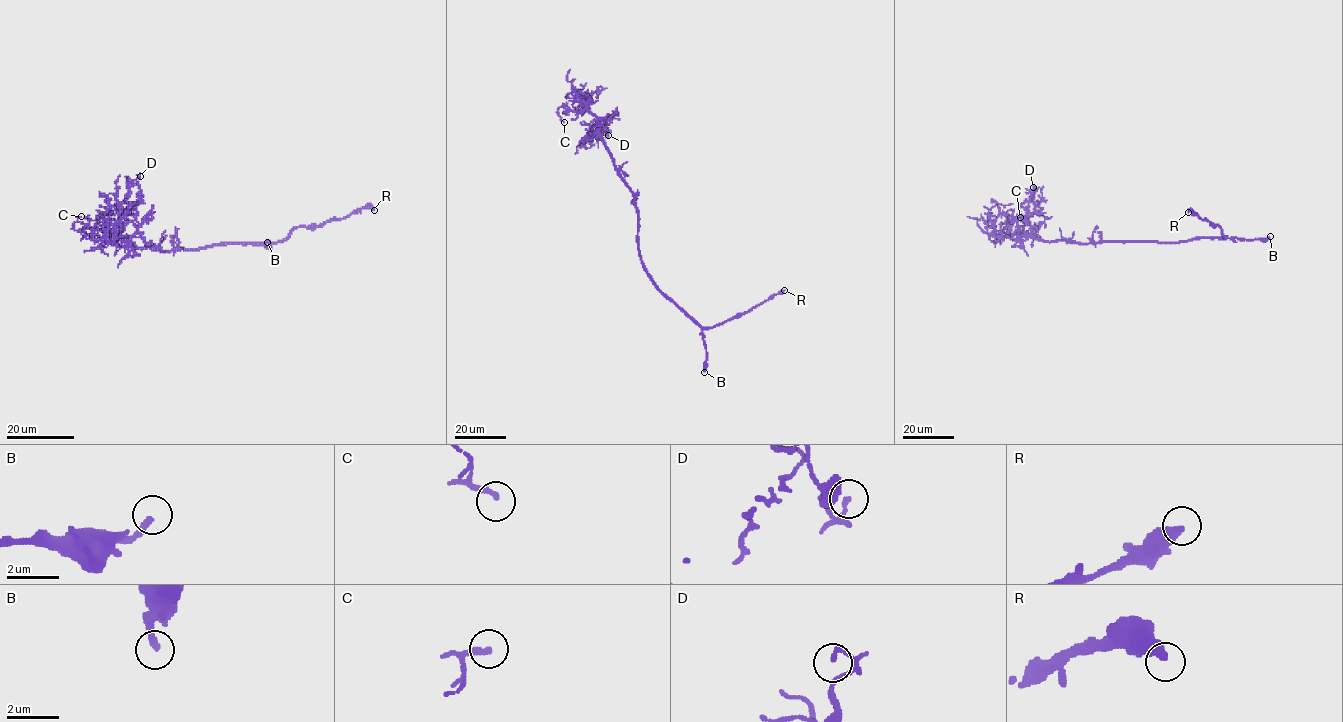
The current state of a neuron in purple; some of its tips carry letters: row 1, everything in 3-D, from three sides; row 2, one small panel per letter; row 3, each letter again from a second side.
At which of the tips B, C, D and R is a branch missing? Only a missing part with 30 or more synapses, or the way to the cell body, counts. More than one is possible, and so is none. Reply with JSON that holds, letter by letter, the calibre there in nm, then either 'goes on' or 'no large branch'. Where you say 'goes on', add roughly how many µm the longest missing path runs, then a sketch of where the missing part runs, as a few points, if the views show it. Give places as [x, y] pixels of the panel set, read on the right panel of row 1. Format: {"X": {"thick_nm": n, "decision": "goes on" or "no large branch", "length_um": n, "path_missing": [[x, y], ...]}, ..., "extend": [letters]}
{"B": {"thick_nm": 240, "decision": "no large branch"}, "C": {"thick_nm": 240, "decision": "no large branch"}, "D": {"thick_nm": 160, "decision": "no large branch"}, "R": {"thick_nm": 380, "decision": "no large branch"}, "extend": []}

